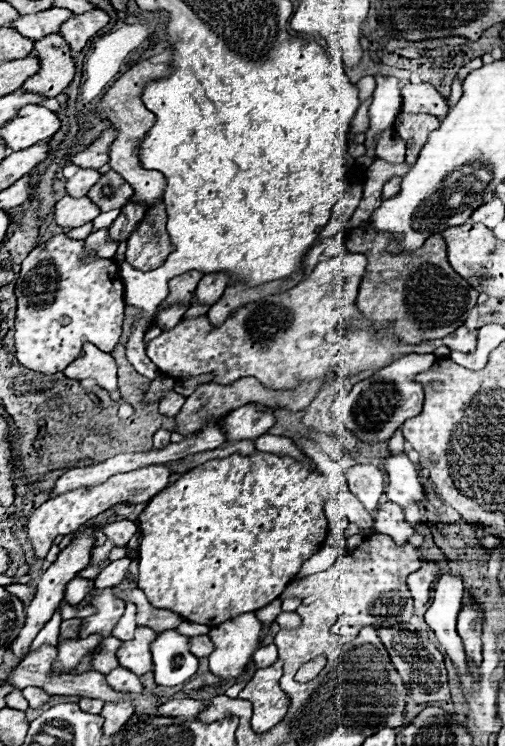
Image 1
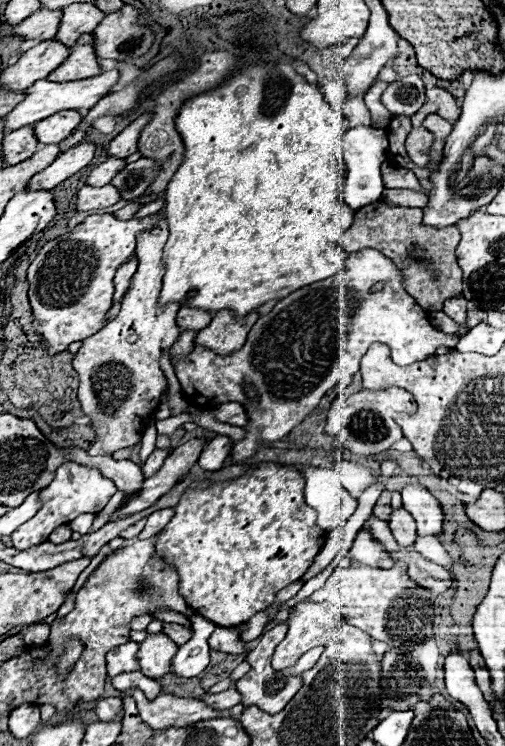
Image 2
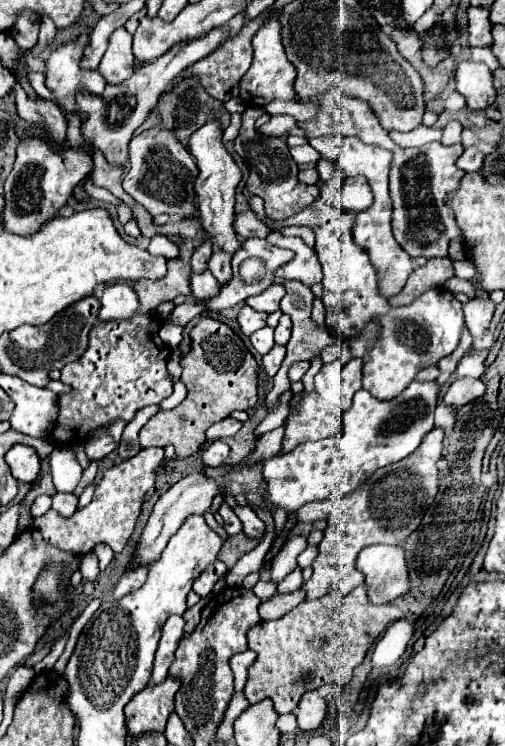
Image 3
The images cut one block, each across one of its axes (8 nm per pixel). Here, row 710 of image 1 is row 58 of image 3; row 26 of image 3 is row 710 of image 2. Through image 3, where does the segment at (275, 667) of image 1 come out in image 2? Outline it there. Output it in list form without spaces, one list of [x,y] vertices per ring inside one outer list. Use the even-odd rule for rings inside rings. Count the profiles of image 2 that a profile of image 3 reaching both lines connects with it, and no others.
[[[286,624],[274,626],[272,630],[268,630],[268,632],[262,634],[260,644],[248,654],[246,660],[250,662],[250,672],[236,682],[236,688],[238,688],[238,692],[242,694],[242,704],[244,704],[244,706],[254,704],[254,706],[258,706],[262,712],[266,712],[266,714],[276,714],[276,712],[280,712],[280,710],[294,698],[294,694],[296,694],[296,692],[300,690],[300,686],[302,686],[298,674],[304,672],[304,670],[308,670],[310,666],[314,666],[314,664],[318,662],[320,654],[324,652],[324,648],[312,648],[312,650],[308,650],[308,652],[296,662],[296,666],[292,666],[292,668],[288,668],[288,670],[282,670],[282,672],[276,672],[276,670],[270,666],[270,662],[272,662],[272,654],[274,654],[274,650],[276,650],[276,646],[282,642],[284,634],[286,634]]]

